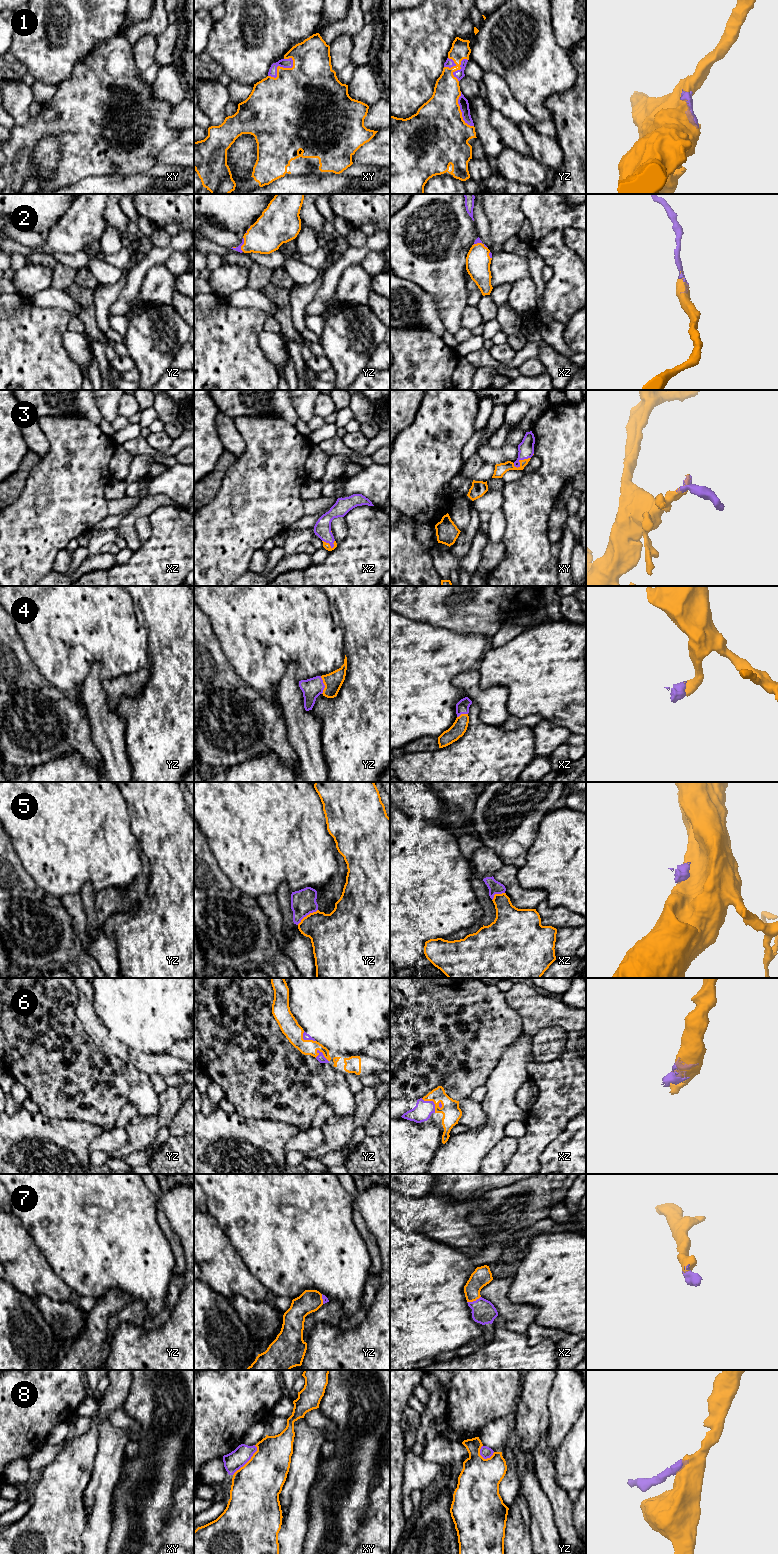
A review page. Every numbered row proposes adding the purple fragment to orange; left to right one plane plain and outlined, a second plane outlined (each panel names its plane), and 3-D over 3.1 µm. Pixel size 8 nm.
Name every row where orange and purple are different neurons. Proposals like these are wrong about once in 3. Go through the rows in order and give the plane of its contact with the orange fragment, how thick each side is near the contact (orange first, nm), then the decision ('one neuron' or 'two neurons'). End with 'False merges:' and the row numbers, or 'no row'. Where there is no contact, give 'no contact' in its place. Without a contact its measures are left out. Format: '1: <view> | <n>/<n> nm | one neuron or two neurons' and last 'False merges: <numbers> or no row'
1: xy | 420/80 nm | one neuron
2: xz | 200/40 nm | one neuron
3: xy | 100/130 nm | one neuron
4: yz | 150/160 nm | one neuron
5: yz | 340/200 nm | two neurons
6: xz | 150/150 nm | one neuron
7: xz | 150/190 nm | one neuron
8: xy | 400/150 nm | two neurons
False merges: 5, 8

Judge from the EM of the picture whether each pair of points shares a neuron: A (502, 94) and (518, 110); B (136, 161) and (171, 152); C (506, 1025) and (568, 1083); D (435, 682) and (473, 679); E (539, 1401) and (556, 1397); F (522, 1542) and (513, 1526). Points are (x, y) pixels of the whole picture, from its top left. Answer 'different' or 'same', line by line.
A: same
B: different
C: different
D: different
E: different
F: same

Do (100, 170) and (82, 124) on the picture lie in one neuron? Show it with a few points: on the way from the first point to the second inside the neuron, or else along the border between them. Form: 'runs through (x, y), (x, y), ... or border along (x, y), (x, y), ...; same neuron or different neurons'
runs through (99, 159), (89, 149), (88, 135); same neuron

